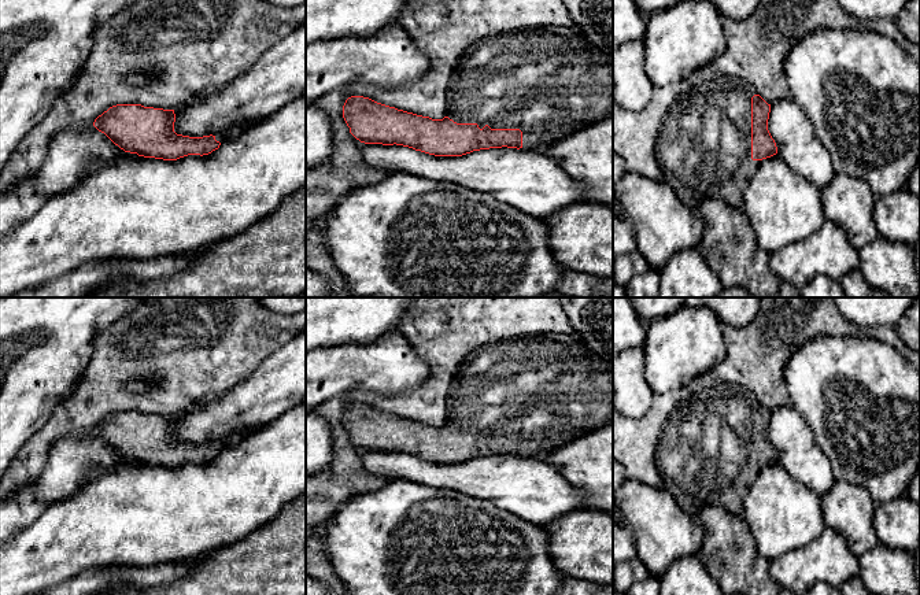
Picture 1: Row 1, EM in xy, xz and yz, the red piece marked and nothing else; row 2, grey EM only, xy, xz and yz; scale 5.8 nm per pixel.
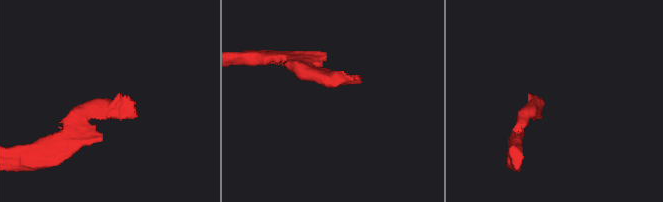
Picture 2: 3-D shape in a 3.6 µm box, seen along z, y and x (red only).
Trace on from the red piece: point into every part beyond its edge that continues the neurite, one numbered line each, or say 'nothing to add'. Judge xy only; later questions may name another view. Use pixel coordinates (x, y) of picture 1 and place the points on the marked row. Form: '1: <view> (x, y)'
1: xy (235, 130)

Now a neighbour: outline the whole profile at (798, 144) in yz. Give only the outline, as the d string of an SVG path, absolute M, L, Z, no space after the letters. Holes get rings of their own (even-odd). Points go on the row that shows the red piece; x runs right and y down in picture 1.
M791 96L771 106L768 130L786 165L820 191L835 175L832 158L817 136L810 118Z

